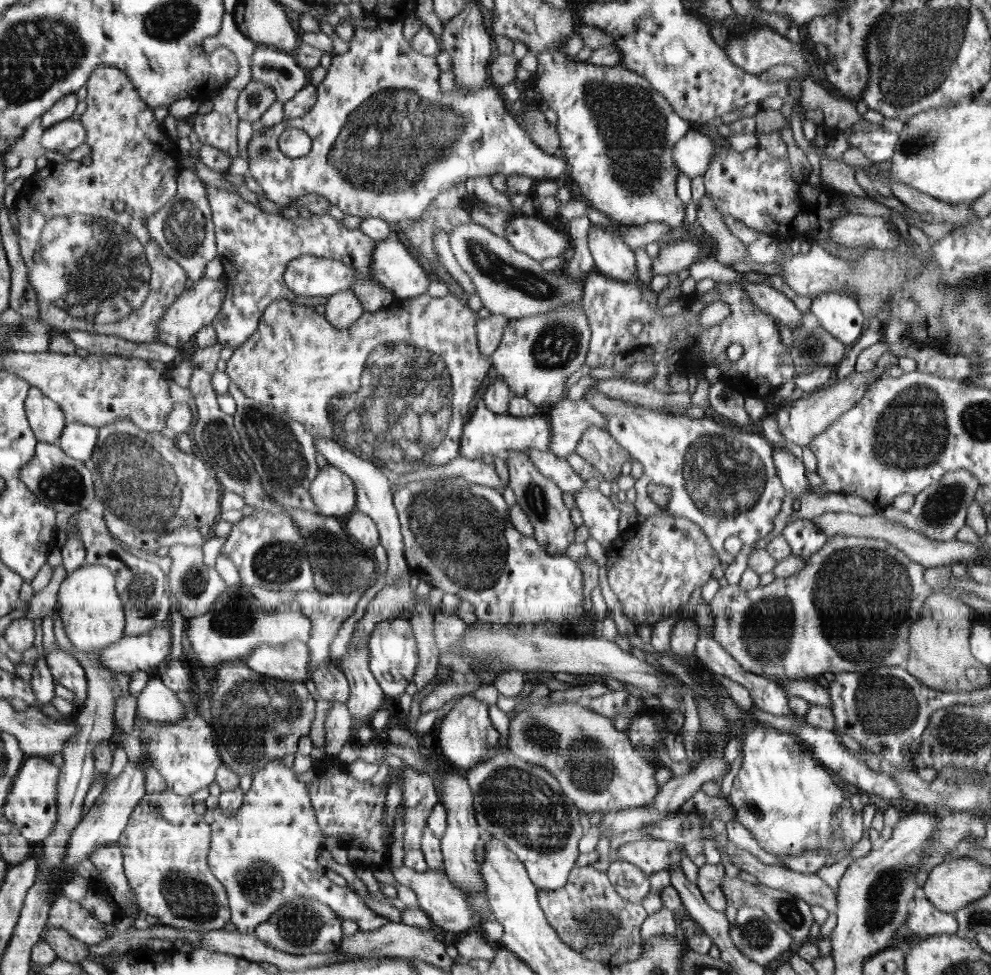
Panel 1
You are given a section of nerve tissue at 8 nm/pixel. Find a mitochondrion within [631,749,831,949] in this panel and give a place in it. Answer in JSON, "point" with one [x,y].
{"point":[787,911]}

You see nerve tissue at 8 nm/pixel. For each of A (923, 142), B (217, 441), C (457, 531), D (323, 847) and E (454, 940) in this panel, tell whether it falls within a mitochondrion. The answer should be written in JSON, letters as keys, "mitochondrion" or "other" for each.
{"A":"mitochondrion","B":"mitochondrion","C":"mitochondrion","D":"other","E":"other"}

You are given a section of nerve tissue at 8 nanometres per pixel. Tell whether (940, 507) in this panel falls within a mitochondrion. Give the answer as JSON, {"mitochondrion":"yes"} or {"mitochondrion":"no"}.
{"mitochondrion":"yes"}

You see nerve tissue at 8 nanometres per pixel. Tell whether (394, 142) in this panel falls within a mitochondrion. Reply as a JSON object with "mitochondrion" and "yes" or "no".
{"mitochondrion":"yes"}

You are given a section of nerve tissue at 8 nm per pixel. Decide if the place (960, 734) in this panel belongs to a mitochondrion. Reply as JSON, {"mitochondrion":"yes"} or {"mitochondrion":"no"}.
{"mitochondrion":"yes"}

